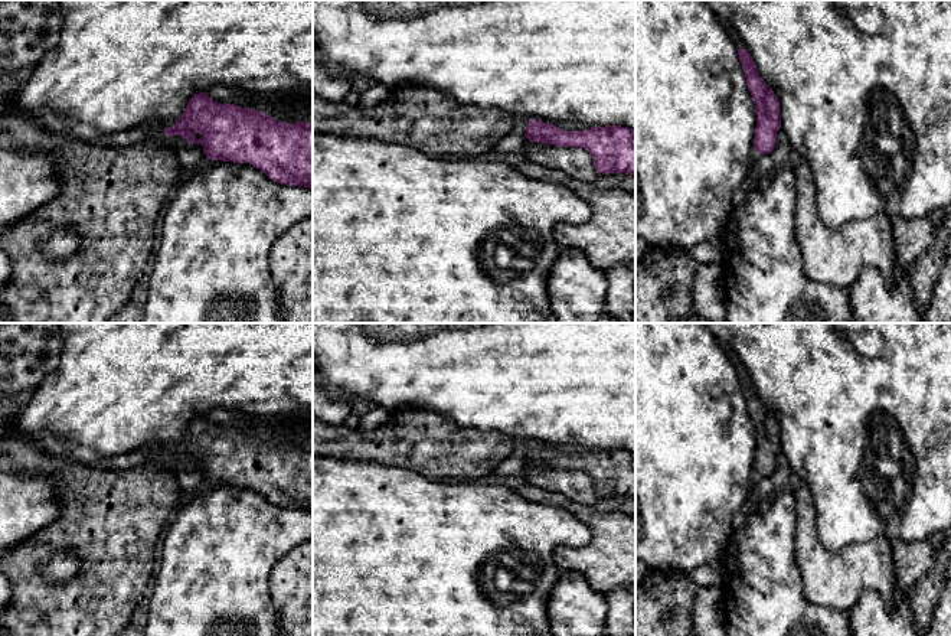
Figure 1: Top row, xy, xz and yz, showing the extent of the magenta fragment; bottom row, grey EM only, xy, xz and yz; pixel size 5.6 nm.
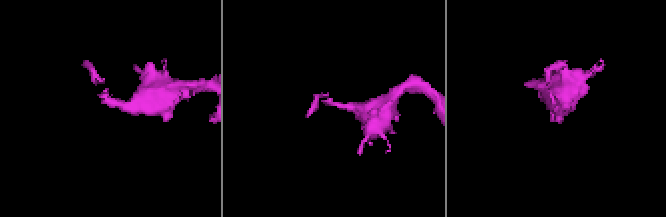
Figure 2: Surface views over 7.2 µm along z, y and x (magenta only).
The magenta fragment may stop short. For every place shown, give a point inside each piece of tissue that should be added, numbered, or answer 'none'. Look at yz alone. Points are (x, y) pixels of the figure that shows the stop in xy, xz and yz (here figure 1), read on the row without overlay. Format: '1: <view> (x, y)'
none

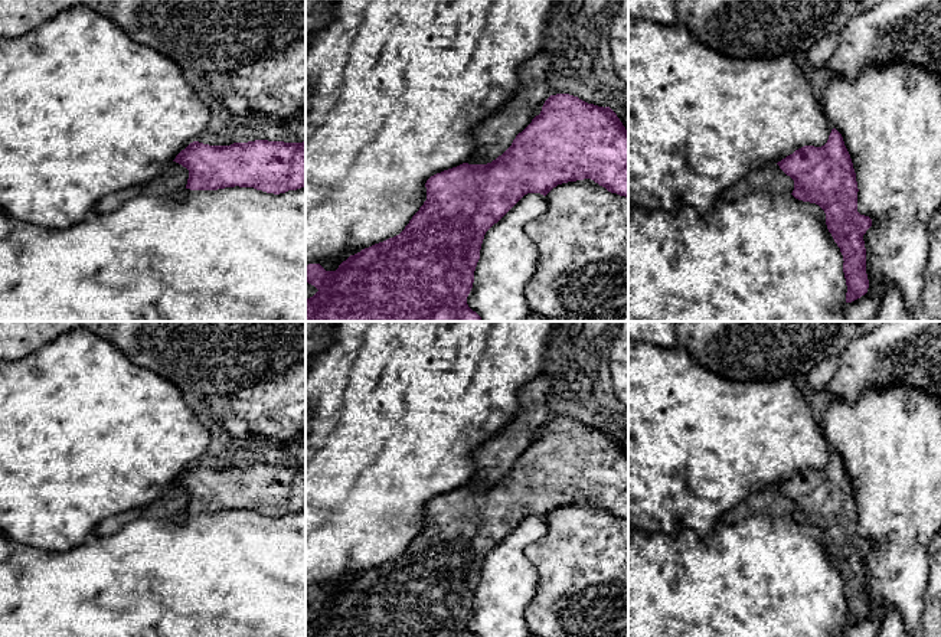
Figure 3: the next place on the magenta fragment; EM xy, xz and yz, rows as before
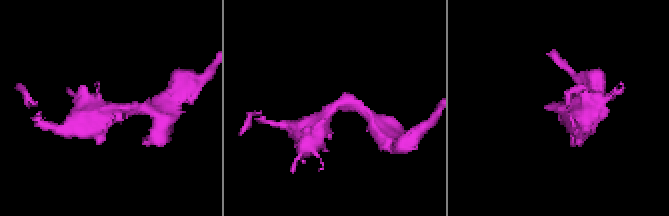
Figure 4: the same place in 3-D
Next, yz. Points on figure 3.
none

